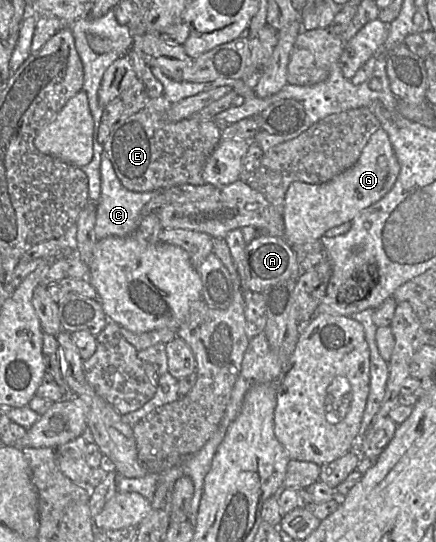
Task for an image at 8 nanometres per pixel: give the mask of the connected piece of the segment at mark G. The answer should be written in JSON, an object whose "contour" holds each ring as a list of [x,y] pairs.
{"contour":[[[380,128],[372,134],[351,168],[325,183],[294,182],[289,186],[283,211],[285,239],[290,244],[319,241],[326,231],[352,221],[360,211],[383,198],[393,187],[399,172],[400,165],[388,134]]]}

